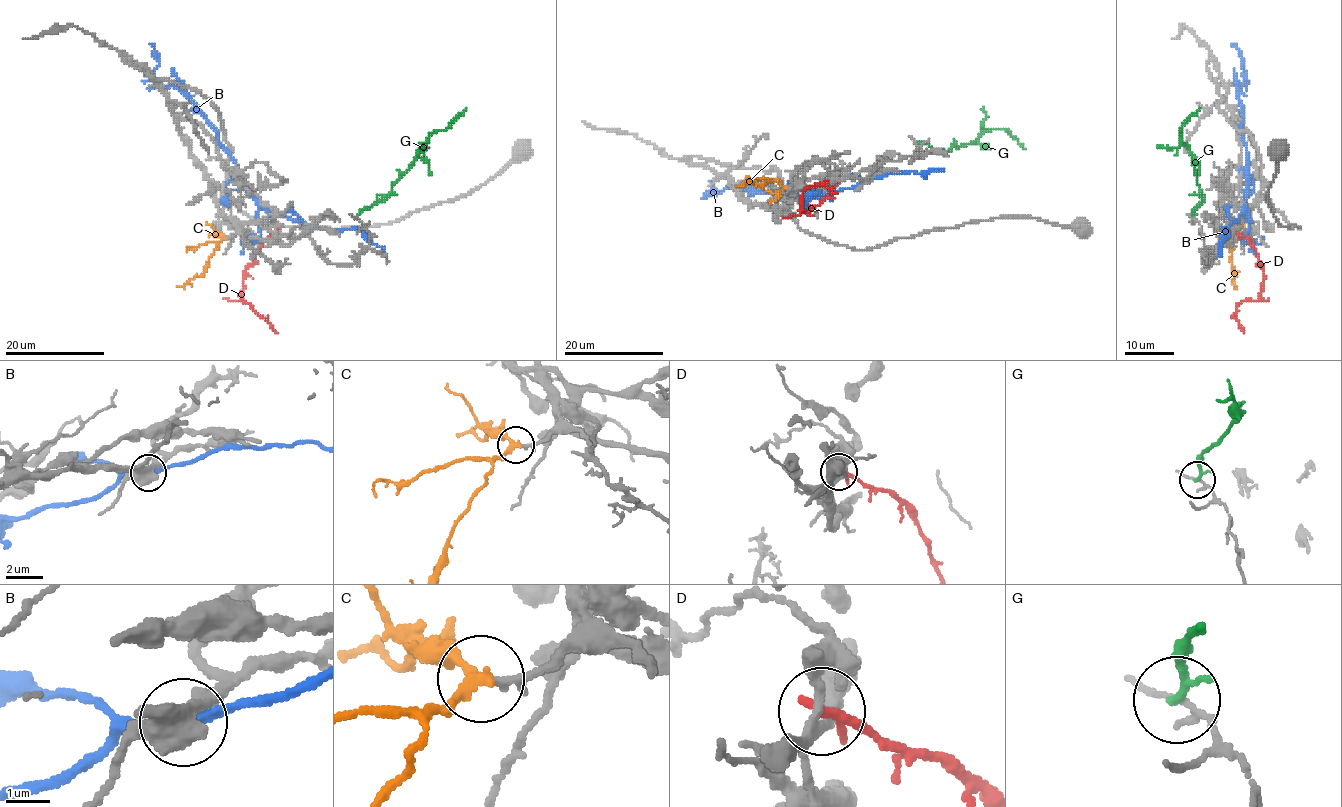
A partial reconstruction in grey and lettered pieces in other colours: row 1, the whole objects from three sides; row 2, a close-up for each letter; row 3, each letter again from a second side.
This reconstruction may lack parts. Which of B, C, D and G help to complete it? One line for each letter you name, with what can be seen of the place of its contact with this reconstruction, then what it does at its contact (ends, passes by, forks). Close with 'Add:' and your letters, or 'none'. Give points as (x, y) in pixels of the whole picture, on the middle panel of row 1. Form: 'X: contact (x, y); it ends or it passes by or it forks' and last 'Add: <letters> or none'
C: contact (784, 187); it passes by
Add: C

